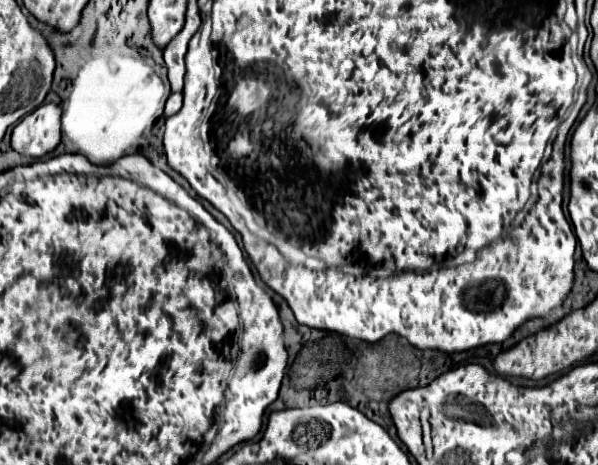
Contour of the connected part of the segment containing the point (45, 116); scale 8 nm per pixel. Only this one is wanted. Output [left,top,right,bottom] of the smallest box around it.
[12,103,62,157]

